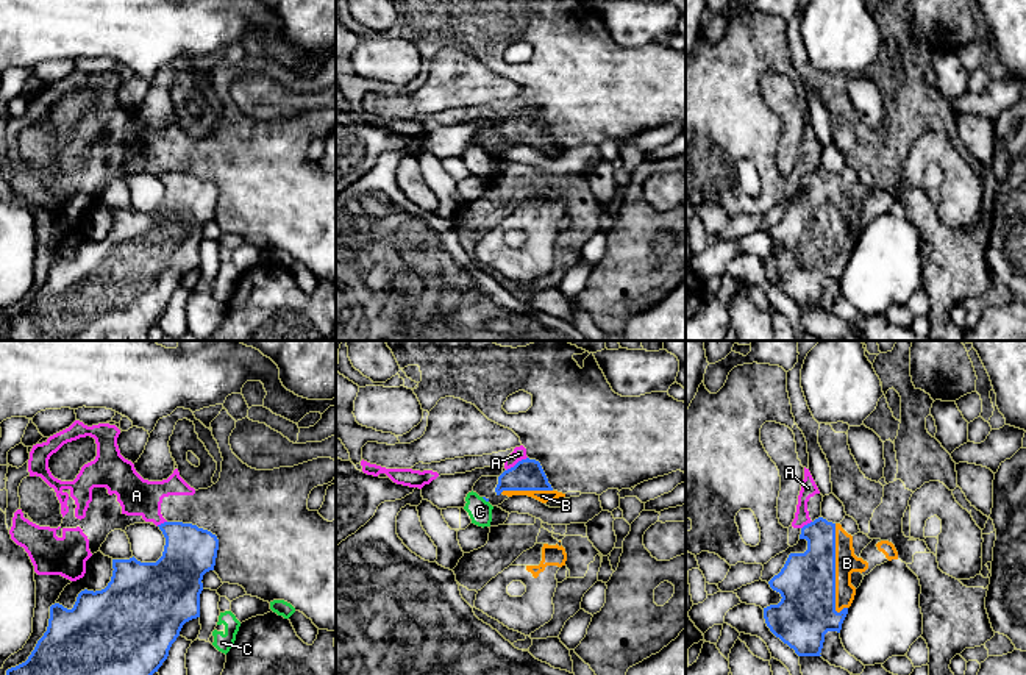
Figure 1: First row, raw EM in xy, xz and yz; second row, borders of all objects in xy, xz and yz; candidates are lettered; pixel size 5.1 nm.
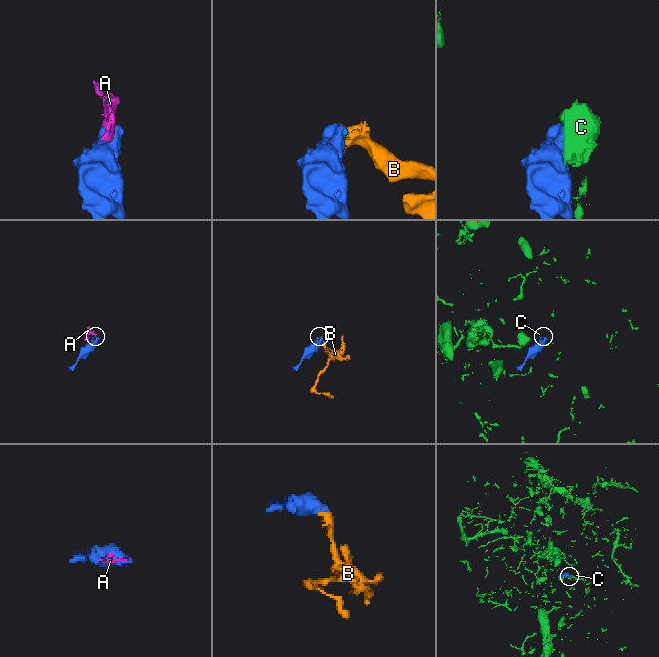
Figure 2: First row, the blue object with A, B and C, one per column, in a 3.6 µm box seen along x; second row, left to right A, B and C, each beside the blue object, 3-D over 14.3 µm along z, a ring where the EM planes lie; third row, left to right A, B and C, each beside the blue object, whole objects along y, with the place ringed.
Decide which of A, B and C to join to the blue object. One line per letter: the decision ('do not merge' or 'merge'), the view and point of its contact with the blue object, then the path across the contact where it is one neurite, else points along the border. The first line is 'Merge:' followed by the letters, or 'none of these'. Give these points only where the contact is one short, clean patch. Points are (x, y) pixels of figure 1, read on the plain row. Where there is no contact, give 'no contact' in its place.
Merge: B
A: do not merge; contact xz (517, 113); border xz (527, 107), (506, 121)
B: merge; contact yz (834, 219)
C: do not merge; contact xz (484, 149); border xz (481, 147), (488, 152)

